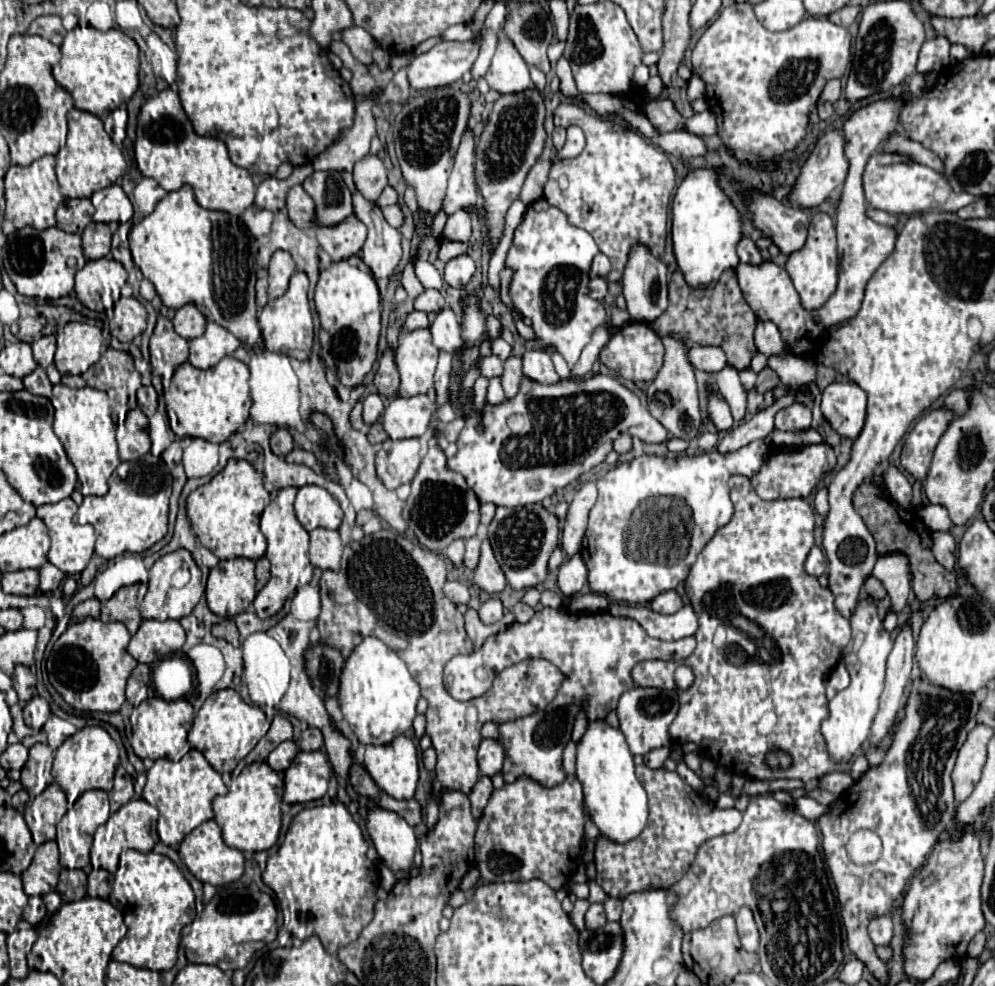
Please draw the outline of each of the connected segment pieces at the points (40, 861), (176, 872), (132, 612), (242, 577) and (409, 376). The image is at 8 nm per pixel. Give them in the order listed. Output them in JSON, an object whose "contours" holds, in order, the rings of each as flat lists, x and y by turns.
{"contours":[[[45,842,37,848,31,866,21,874,27,896,43,896,53,892,61,872,57,842]],[[125,850,121,854,121,862,113,875,112,893,109,901,125,914,125,922,129,926,125,938,113,948,113,960,127,962,137,968,149,968,149,970,169,970,177,962,177,950,179,950,179,936,181,928,193,922,195,918,195,894,181,874,181,870,163,854,157,852,137,852,137,850]],[[147,584,125,586,125,588,117,590,113,594,113,598,109,598,103,604,101,620,103,622,123,622,127,626,127,630,131,634,135,634,143,620,139,614,139,604,137,604,137,588,139,588,138,603,140,604,147,593]],[[233,558,219,562,207,580,207,604,213,614,233,618,255,598,255,562]],[[427,328,403,330,395,350,395,364,401,376,397,396,427,394,433,388,433,374,439,350,431,342]]]}

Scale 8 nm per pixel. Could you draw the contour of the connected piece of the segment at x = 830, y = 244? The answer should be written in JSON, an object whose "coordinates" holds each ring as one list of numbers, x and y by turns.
{"coordinates":[[815,212,811,216,809,238,807,238,805,246,801,250,797,250,797,254,789,254,787,264,785,264,785,270,791,276,795,290,799,292,805,308,809,308,809,310,821,308,827,302,827,298,835,292,837,266,839,266,839,256,837,256,837,238,833,218,825,212]]}

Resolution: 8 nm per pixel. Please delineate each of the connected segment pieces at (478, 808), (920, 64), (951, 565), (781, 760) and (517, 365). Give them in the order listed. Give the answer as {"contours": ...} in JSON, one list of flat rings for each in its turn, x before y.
{"contours":[[[481,776,477,780,477,784,473,786,473,790,469,792,469,798,471,798,471,810,473,810,473,816,475,818,481,818,481,812,489,800,493,792,493,784,491,784,491,778,489,776]],[[935,36,921,46,917,61,917,72,940,72,950,65,951,44,943,36]],[[931,532,933,534,933,556,941,566,955,572,955,552,953,552,953,536,949,532]],[[775,750,775,752,771,752,769,756,767,756,767,762,769,762,769,766,789,766,791,764,791,758,785,754,785,752,781,752,781,750]],[[509,356,509,358,503,362,503,374,501,374,503,390,505,390,505,396,507,396,507,398,513,398,513,396,517,394,521,376,523,376,521,358,519,358,519,356]]]}

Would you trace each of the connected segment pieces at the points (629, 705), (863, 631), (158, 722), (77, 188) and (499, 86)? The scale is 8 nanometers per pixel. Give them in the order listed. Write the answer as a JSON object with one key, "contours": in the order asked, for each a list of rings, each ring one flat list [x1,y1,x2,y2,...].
{"contours":[[[639,688,625,692,619,698,617,716,619,716,619,730,623,732,629,748,633,754,645,756,649,750,667,746,671,742,669,738,669,726,673,718,677,716,679,702,677,702,677,690,657,690,657,688]],[[861,598,849,620,853,634,851,642,845,648,843,662,849,670,851,684,835,694,835,698,829,702,829,718,821,724,821,732,827,740,829,754,835,762,849,762,855,754,859,754,861,744,867,742,873,718,879,708,879,696,883,692,885,662,893,646,891,634,883,628,883,622,877,614,877,606,873,600]],[[161,696,147,698,133,709,130,723,132,726,131,747,141,759,181,760,191,750,191,744,187,742,187,732,191,730,191,724,193,724,193,706,183,698,173,702,163,700]],[[73,108,67,114,68,134,65,147,56,155,56,176,60,191,67,198,91,198,93,192,107,188,125,174,125,158,103,130,103,122,85,110]],[[499,38,485,80,499,94,521,92,531,86,529,66,521,58,513,42,509,42,509,38]]]}

